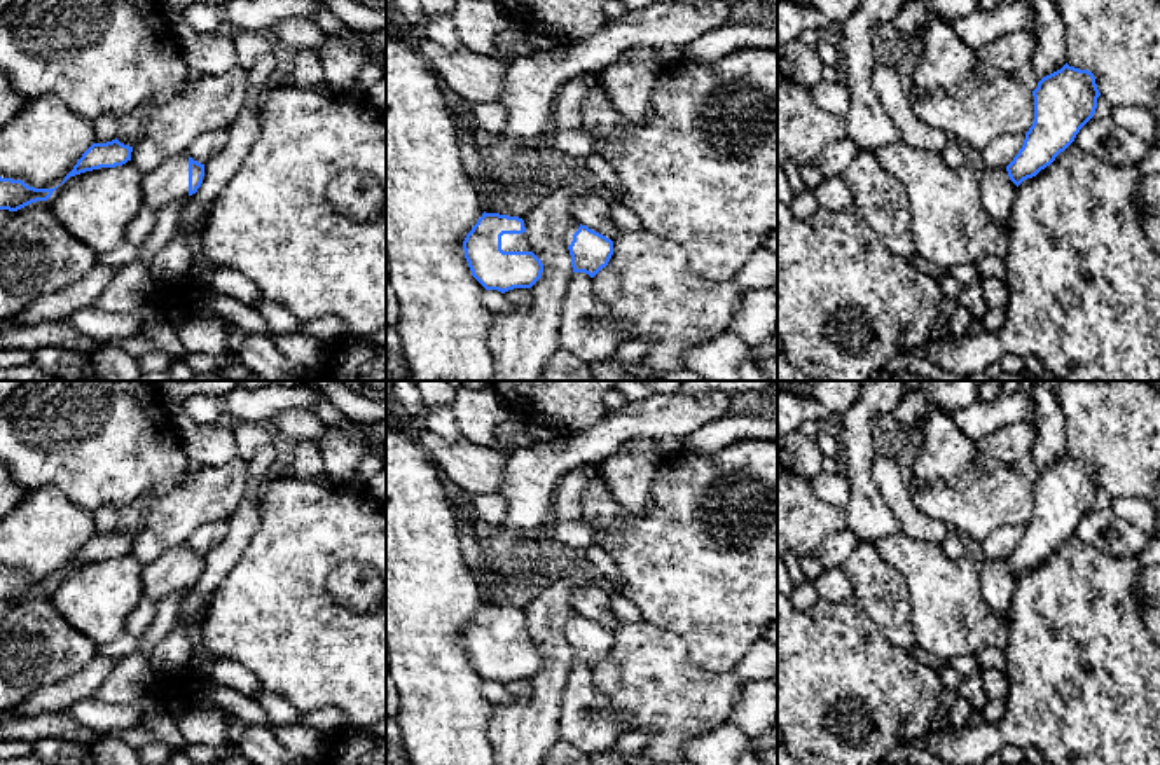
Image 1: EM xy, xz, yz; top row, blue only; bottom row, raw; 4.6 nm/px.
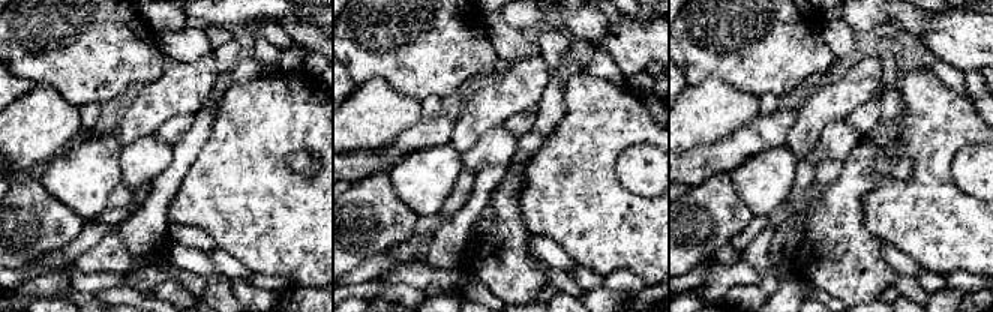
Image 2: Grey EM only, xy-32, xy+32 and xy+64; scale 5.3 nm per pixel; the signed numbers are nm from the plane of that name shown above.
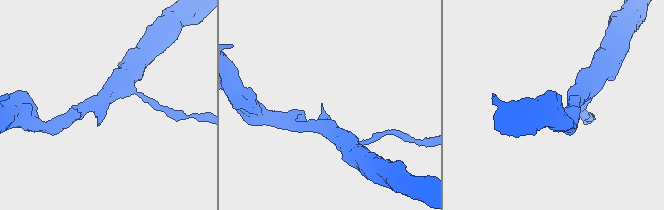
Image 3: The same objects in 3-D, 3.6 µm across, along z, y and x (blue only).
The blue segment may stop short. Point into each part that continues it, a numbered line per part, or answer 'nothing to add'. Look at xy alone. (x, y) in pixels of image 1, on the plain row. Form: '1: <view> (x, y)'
1: xy (166, 575)

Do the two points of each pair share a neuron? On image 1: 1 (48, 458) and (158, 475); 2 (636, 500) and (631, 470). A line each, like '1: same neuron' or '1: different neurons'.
1: same neuron
2: same neuron

